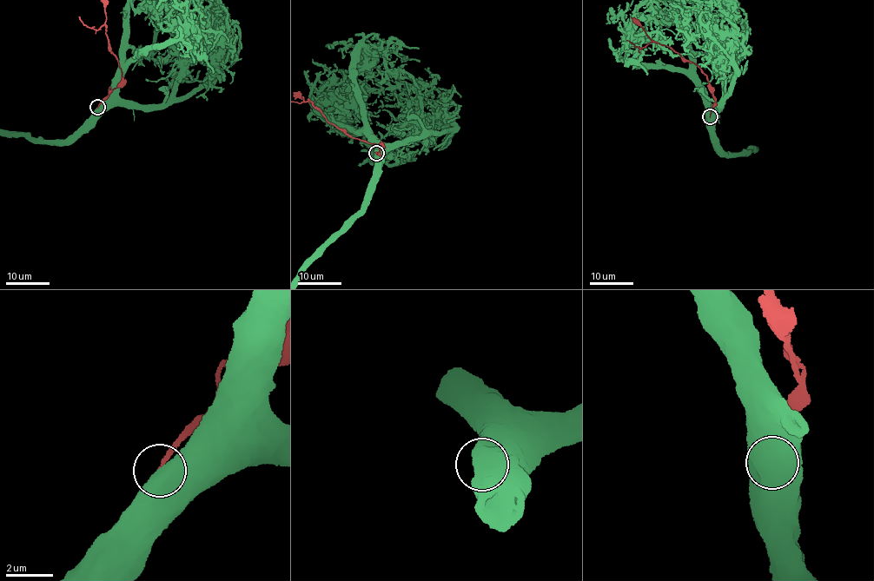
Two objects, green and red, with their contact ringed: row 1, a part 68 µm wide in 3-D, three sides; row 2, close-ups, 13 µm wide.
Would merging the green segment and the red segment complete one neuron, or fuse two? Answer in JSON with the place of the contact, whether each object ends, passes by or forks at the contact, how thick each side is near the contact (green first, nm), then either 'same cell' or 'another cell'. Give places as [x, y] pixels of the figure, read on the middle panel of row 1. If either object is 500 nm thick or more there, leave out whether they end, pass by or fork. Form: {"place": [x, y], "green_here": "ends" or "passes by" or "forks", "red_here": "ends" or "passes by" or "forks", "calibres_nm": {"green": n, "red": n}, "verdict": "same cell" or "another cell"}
{"place": [376, 153], "calibres_nm": {"green": 800, "red": 170}, "verdict": "another cell"}

